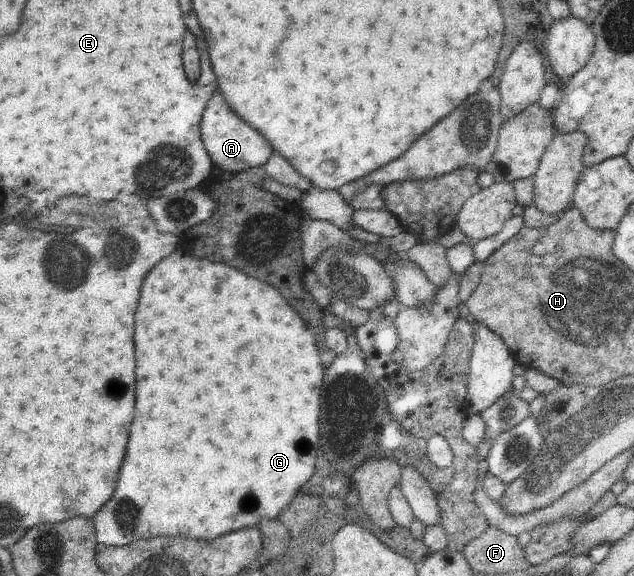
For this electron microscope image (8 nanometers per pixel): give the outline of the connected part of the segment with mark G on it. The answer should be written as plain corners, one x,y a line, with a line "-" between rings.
178,247
171,255
157,263
143,283
139,307
135,313
135,361
135,419
129,435
125,463
119,475
119,485
111,499
102,505
91,519
99,544
126,546
139,540
171,535
212,540
243,528
261,527
265,520
277,518
302,494
304,483
307,483
316,472
316,454
319,447
319,393
325,367
319,359
319,349
315,347
315,341
311,339
311,333
307,331
305,323
271,285
259,279
251,279
245,273
231,269
225,262
217,263
211,262
209,258
198,258

